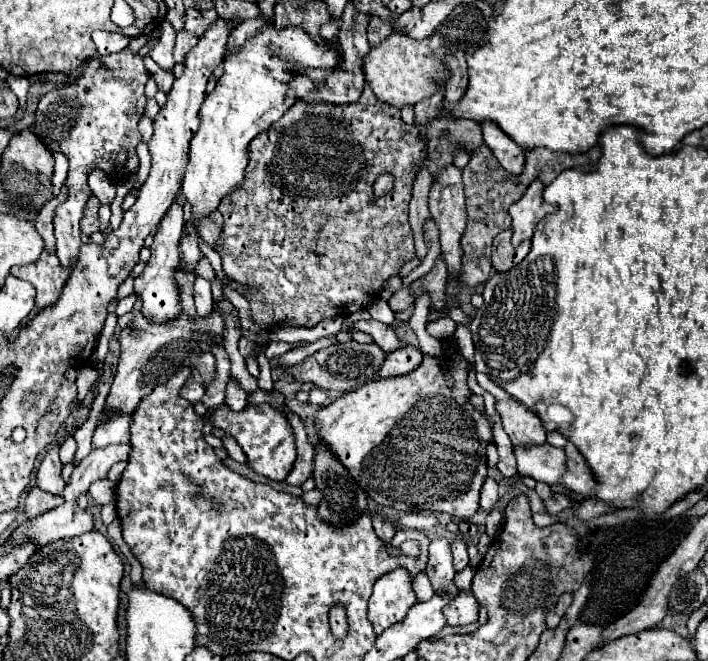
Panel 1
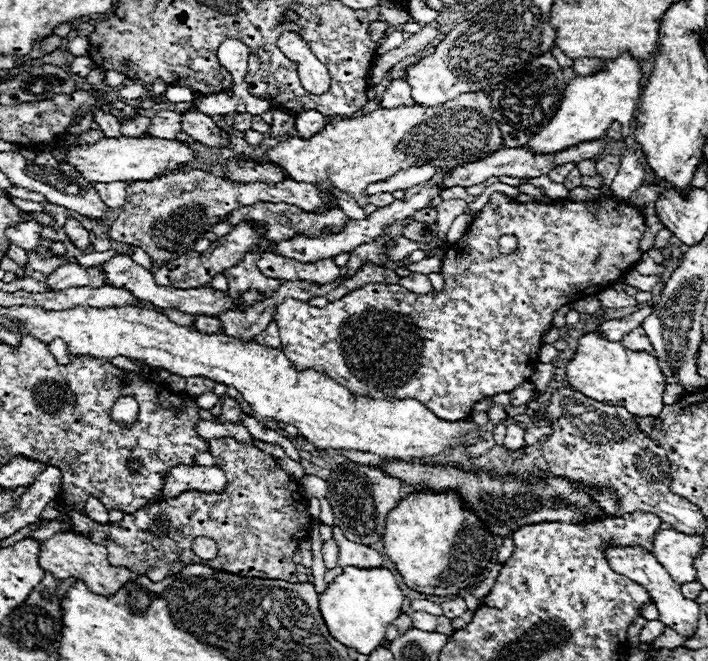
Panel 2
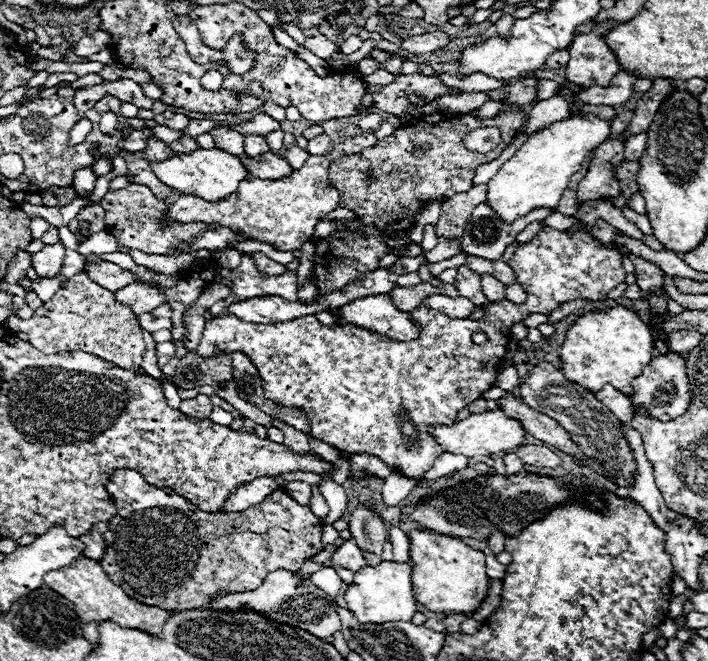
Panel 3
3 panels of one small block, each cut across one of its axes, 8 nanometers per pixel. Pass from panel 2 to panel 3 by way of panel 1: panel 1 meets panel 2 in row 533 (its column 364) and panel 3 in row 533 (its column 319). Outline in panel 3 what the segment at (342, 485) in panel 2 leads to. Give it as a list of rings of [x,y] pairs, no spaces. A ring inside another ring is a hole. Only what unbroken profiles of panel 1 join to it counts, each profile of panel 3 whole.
[[[356,508],[350,516],[350,534],[364,550],[364,558],[368,566],[376,566],[382,562],[382,546],[388,538],[388,530],[384,522],[374,516],[370,508]]]

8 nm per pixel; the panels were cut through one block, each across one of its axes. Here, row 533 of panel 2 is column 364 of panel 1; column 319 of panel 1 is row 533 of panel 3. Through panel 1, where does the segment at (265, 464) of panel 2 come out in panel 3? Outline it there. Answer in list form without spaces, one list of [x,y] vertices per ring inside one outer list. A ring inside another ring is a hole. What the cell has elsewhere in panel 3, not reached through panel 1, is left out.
[[[116,470],[106,484],[106,492],[116,502],[116,516],[108,520],[108,532],[104,534],[106,552],[100,564],[116,586],[146,606],[170,612],[202,608],[218,596],[258,588],[272,570],[284,568],[296,572],[306,560],[322,552],[324,524],[308,506],[296,504],[284,490],[276,490],[264,502],[248,510],[216,514],[202,512],[174,490],[150,486],[134,470]]]

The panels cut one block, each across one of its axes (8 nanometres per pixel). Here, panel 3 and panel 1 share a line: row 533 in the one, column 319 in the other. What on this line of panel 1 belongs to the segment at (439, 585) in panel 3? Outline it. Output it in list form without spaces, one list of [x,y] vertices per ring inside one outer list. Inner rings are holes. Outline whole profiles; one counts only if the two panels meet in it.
[[[448,342],[446,348],[444,348],[444,354],[446,358],[436,358],[436,356],[428,356],[424,354],[424,360],[422,364],[412,370],[410,374],[404,374],[404,376],[392,376],[392,378],[380,378],[380,380],[372,380],[348,394],[342,394],[340,398],[336,398],[332,404],[328,404],[326,408],[322,406],[322,410],[316,412],[314,420],[316,420],[316,428],[318,428],[318,436],[332,448],[332,452],[344,462],[344,466],[350,470],[350,474],[354,476],[354,480],[368,492],[368,496],[380,504],[380,506],[386,506],[386,508],[392,508],[392,510],[398,510],[398,512],[450,512],[454,516],[454,512],[468,512],[468,518],[474,516],[480,508],[480,488],[486,480],[486,474],[488,474],[488,468],[486,468],[486,448],[488,444],[494,442],[494,436],[492,436],[492,424],[488,422],[486,414],[476,410],[470,402],[470,396],[472,396],[472,390],[468,388],[466,384],[466,376],[468,372],[472,370],[472,364],[468,360],[464,360],[464,356],[460,354],[460,350]],[[444,374],[460,374],[460,380],[456,380],[454,386],[448,386],[446,384],[446,376]]]

